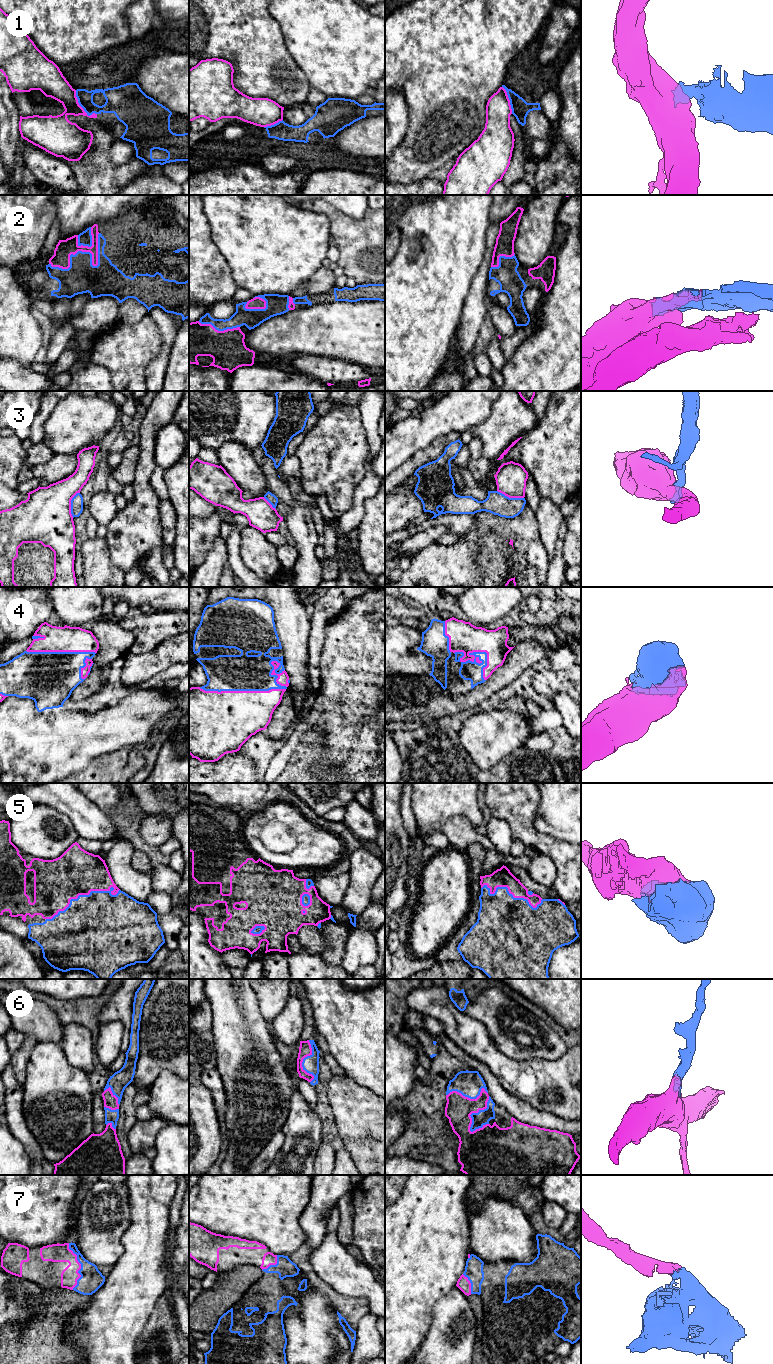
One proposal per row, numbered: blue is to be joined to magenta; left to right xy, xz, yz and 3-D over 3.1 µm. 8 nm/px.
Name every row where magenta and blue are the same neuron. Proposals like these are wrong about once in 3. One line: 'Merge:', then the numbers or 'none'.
Merge: 2, 4, 5, 6, 7

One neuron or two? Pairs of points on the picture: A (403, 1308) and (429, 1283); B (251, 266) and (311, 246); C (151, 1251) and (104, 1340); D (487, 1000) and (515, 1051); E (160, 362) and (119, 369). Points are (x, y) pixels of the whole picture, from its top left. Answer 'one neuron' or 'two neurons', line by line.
A: one neuron
B: one neuron
C: one neuron
D: one neuron
E: two neurons

